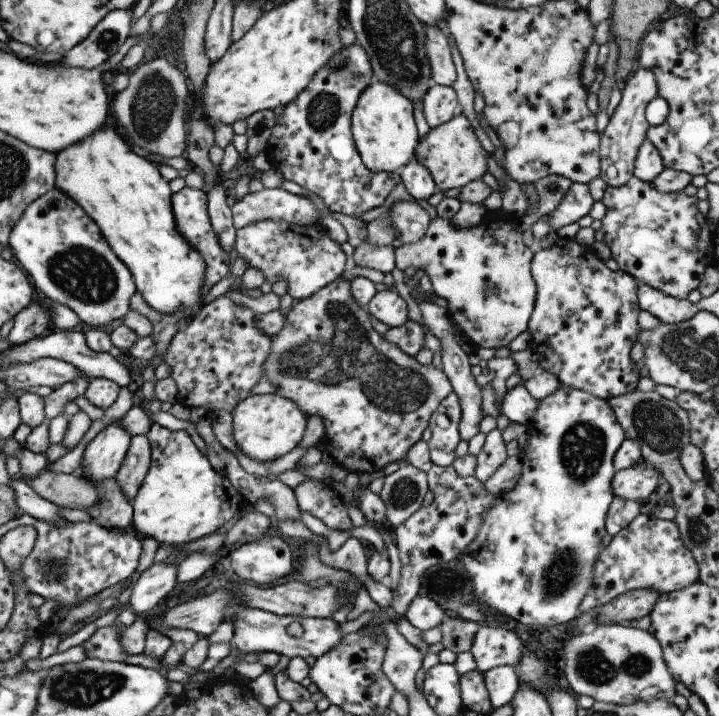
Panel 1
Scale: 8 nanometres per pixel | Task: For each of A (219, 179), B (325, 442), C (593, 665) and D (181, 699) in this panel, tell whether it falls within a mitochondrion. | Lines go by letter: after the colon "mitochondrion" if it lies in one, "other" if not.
A: other
B: other
C: mitochondrion
D: other

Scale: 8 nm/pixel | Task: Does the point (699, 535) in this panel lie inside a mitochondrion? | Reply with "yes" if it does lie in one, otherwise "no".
yes

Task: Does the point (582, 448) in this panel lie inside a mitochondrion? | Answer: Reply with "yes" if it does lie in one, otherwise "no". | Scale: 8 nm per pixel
yes

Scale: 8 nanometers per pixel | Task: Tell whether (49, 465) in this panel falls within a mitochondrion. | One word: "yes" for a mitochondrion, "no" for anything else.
no

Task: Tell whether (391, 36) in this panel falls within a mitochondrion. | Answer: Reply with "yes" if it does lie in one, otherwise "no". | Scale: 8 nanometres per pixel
yes

